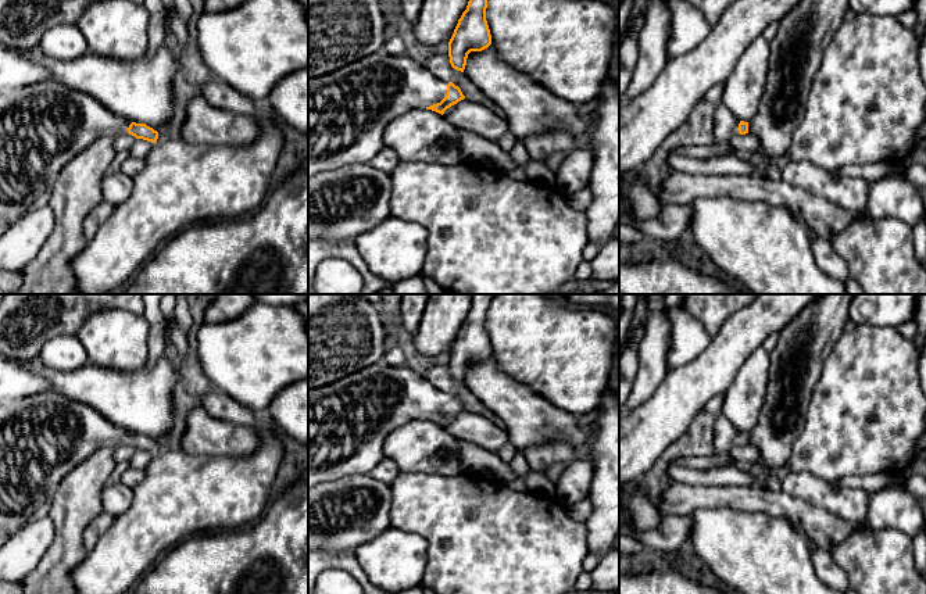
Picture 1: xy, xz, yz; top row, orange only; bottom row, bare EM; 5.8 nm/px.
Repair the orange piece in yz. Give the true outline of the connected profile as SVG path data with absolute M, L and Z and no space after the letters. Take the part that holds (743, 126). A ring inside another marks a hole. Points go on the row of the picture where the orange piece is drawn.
M722 103L714 112L712 135L716 144L729 143L733 135L748 133L748 122L739 121Z

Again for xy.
M56 79L0 92L0 236L26 212L47 204L61 169L101 137L129 133L155 143L158 132L118 117L94 97Z

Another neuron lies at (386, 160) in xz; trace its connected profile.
M383 147L371 161L371 164L383 172L392 172L400 162L400 157L396 150Z

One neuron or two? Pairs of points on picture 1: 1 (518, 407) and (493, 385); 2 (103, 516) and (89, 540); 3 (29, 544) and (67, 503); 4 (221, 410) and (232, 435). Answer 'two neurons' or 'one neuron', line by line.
1: one neuron
2: one neuron
3: two neurons
4: two neurons

